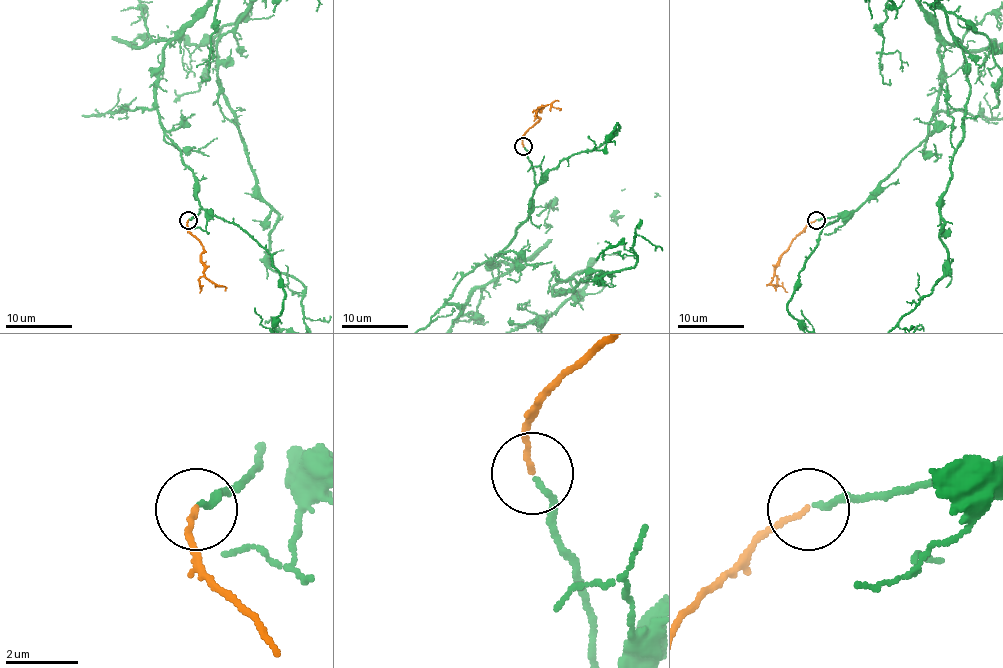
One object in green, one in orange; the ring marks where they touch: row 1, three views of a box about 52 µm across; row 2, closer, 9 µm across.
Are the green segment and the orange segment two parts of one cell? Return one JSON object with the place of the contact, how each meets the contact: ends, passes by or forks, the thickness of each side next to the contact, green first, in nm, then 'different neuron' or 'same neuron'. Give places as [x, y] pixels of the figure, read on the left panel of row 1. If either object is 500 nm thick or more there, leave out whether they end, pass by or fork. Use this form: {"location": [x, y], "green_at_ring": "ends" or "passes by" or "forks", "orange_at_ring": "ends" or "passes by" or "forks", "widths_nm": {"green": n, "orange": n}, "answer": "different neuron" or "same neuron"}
{"location": [188, 220], "green_at_ring": "ends", "orange_at_ring": "ends", "widths_nm": {"green": 150, "orange": 130}, "answer": "same neuron"}

